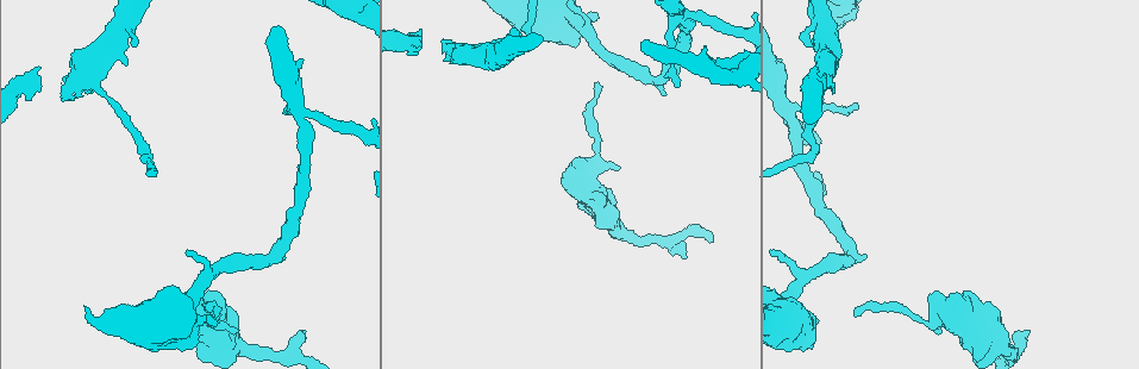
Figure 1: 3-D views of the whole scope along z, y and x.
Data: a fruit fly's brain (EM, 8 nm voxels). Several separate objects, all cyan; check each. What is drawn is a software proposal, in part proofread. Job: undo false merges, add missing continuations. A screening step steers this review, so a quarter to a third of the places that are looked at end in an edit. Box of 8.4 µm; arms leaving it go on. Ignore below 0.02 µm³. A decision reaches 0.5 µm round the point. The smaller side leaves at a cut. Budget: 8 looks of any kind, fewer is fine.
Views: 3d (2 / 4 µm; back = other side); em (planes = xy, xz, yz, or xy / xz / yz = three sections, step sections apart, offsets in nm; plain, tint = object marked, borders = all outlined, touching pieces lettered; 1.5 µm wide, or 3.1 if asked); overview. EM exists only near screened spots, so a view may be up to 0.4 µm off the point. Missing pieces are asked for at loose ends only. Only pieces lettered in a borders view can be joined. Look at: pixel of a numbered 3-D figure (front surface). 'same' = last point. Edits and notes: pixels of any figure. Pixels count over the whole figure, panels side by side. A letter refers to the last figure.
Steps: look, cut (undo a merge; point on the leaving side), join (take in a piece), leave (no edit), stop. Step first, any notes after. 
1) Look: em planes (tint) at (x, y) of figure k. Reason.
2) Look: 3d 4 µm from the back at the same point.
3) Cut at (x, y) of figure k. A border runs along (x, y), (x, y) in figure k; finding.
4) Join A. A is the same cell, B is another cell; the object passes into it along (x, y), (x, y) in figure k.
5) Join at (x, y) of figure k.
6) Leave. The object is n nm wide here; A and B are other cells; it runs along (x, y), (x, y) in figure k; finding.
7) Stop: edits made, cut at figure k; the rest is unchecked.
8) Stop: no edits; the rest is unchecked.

Look: em planes (borders) at (1028, 333) of figure 1. An open end.

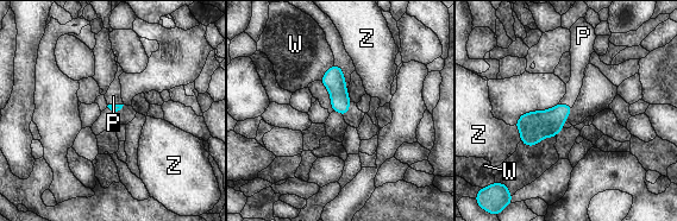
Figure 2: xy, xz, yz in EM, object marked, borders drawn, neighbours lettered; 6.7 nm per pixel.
Join P. P is the same cell, W and Z are other cells; it goes on there.

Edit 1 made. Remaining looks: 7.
Look: em planes (borders) at (596, 16) of figure 1. An open end.

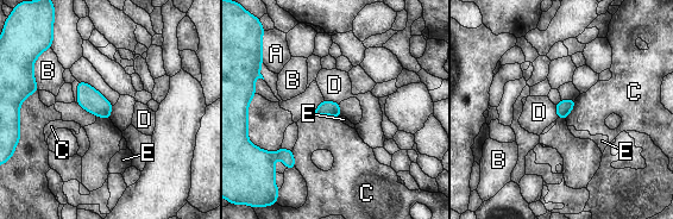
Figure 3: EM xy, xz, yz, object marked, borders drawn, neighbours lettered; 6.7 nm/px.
Leave. A, B, C, D and E are other cells; a border runs along (309, 114), (334, 116), (339, 119) in figure 3; no lettered piece goes on from it.

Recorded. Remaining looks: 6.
Look: em planes (plain) at (788, 118) of figure 1. Arms part here.

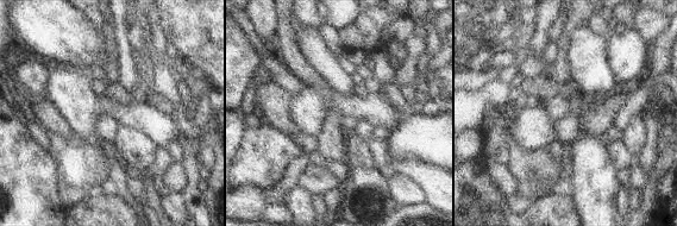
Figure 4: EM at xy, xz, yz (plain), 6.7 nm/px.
Look: em planes (borders) at the same point. What lies round it.

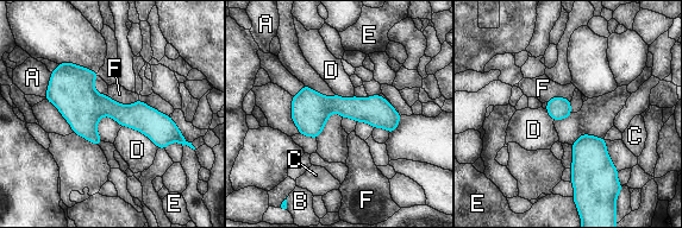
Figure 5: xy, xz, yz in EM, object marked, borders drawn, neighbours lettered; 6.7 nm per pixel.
Leave. A, B, C, D, E and F are other cells; a border runs along (121, 126), (142, 132), (158, 147) in figure 5; all the same neuron.

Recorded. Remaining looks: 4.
Stop: edits made, join at figure 2; the rest is unchecked.

